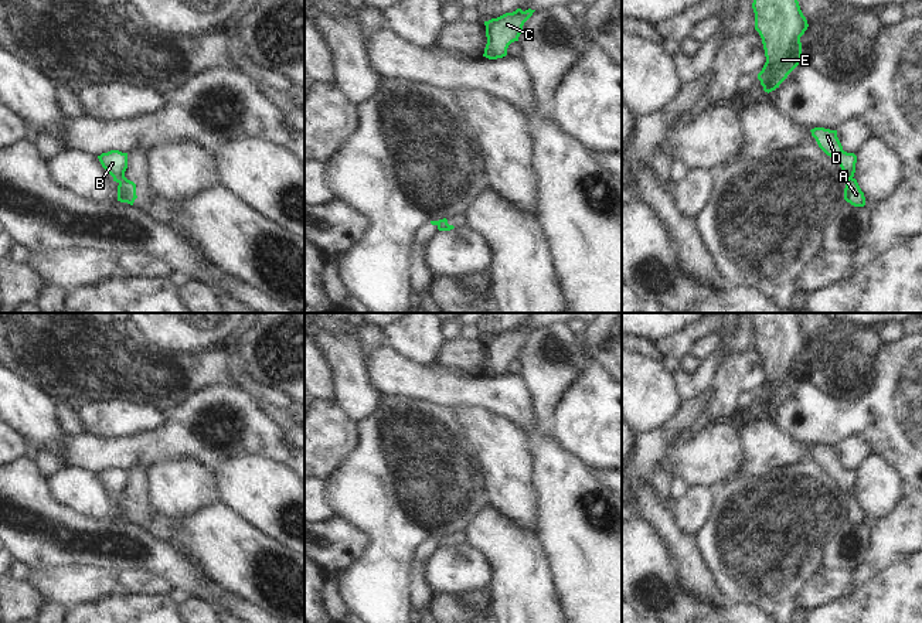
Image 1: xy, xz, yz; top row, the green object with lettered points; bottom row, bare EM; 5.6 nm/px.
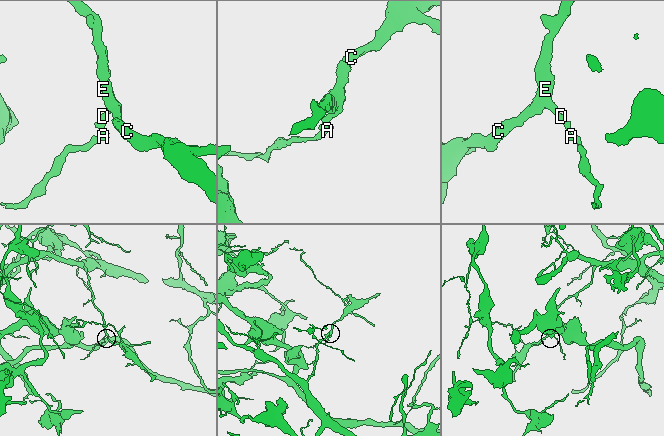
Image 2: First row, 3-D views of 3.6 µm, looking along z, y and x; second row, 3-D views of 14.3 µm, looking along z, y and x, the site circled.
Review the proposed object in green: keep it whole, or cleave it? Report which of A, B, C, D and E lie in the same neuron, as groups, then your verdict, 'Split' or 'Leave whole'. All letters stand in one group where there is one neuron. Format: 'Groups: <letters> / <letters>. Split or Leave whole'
Groups: A / B C D E. Split

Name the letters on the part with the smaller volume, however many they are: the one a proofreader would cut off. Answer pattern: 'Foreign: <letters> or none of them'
Foreign: A

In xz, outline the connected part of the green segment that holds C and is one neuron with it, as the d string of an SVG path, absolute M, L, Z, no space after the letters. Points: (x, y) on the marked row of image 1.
M517 8L513 13L506 13L497 18L484 21L487 44L483 57L497 59L507 55L507 48L511 42L518 41L524 23L535 10Z

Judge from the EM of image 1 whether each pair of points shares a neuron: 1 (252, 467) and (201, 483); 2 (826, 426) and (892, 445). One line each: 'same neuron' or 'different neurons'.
1: different neurons
2: same neuron

